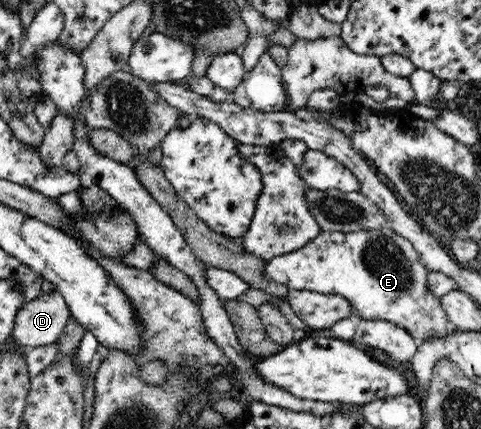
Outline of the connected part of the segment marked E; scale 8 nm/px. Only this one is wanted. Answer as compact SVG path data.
M389 226L359 230L359 232L324 232L317 234L299 250L271 258L266 261L264 274L277 284L288 289L309 290L319 294L338 294L346 298L355 316L365 320L385 320L404 328L418 342L439 339L447 336L455 328L442 308L441 299L435 297L427 287L427 274L430 270L421 263L417 249L404 236L397 234Z

